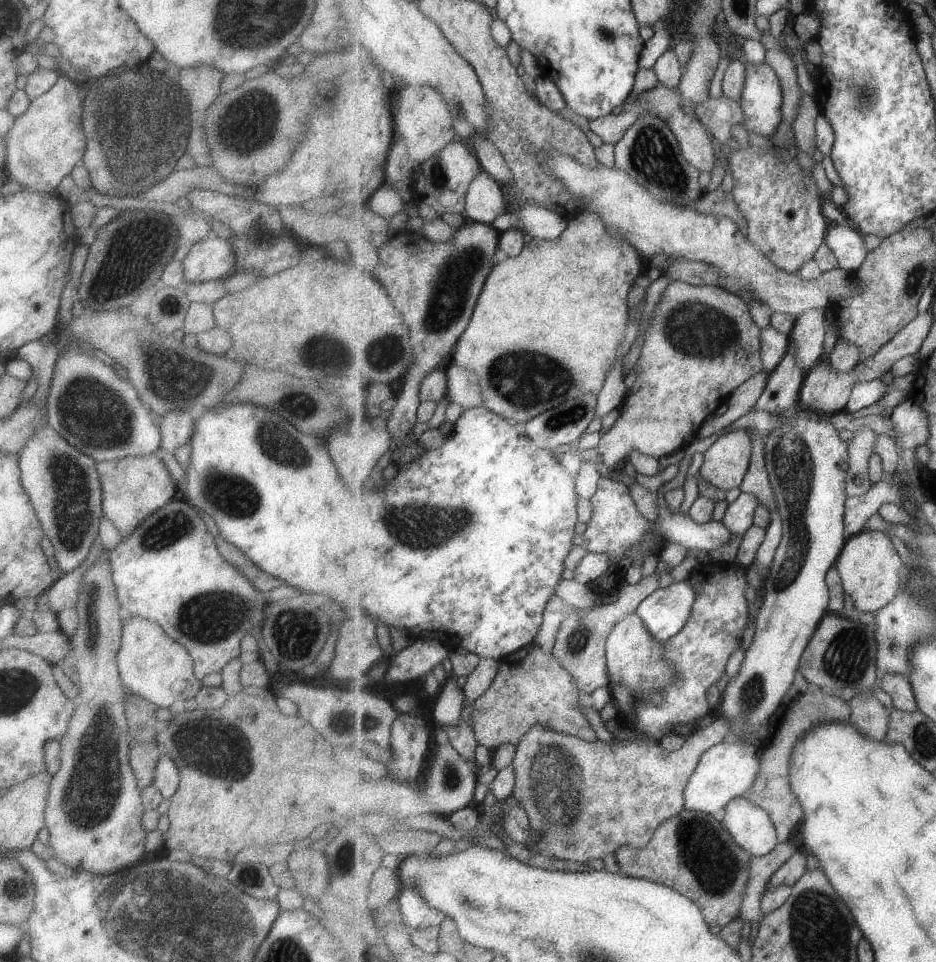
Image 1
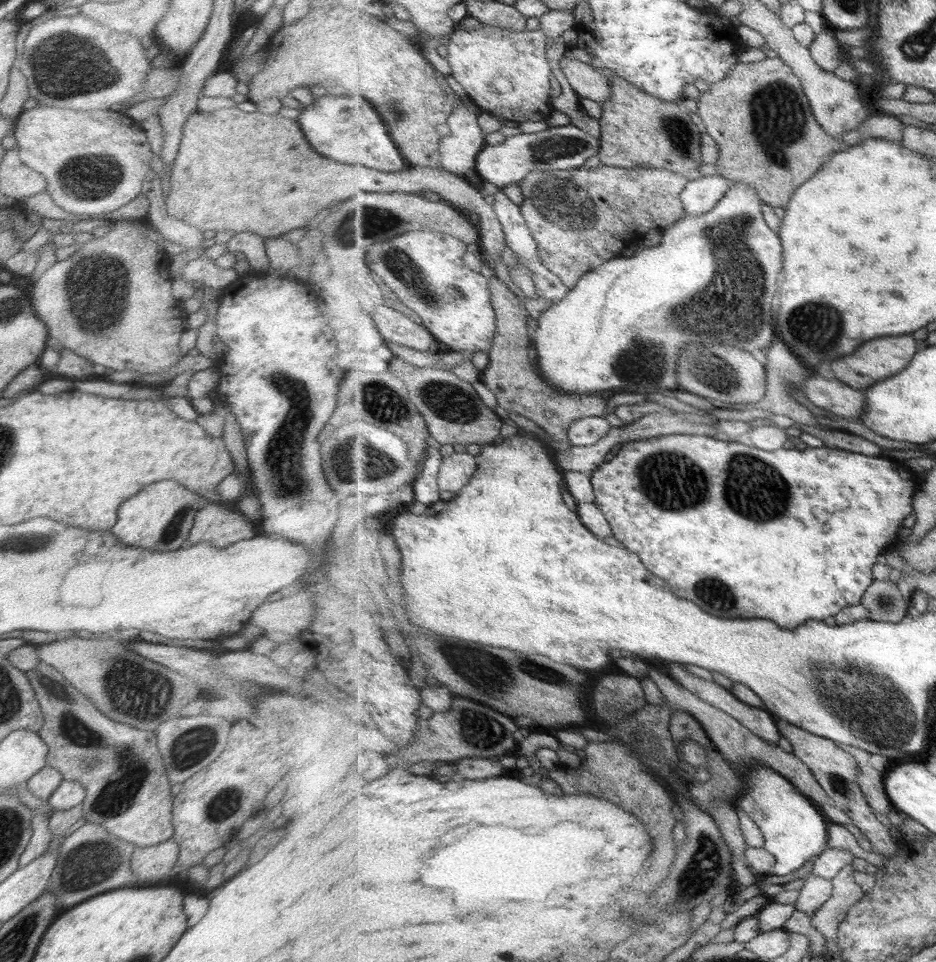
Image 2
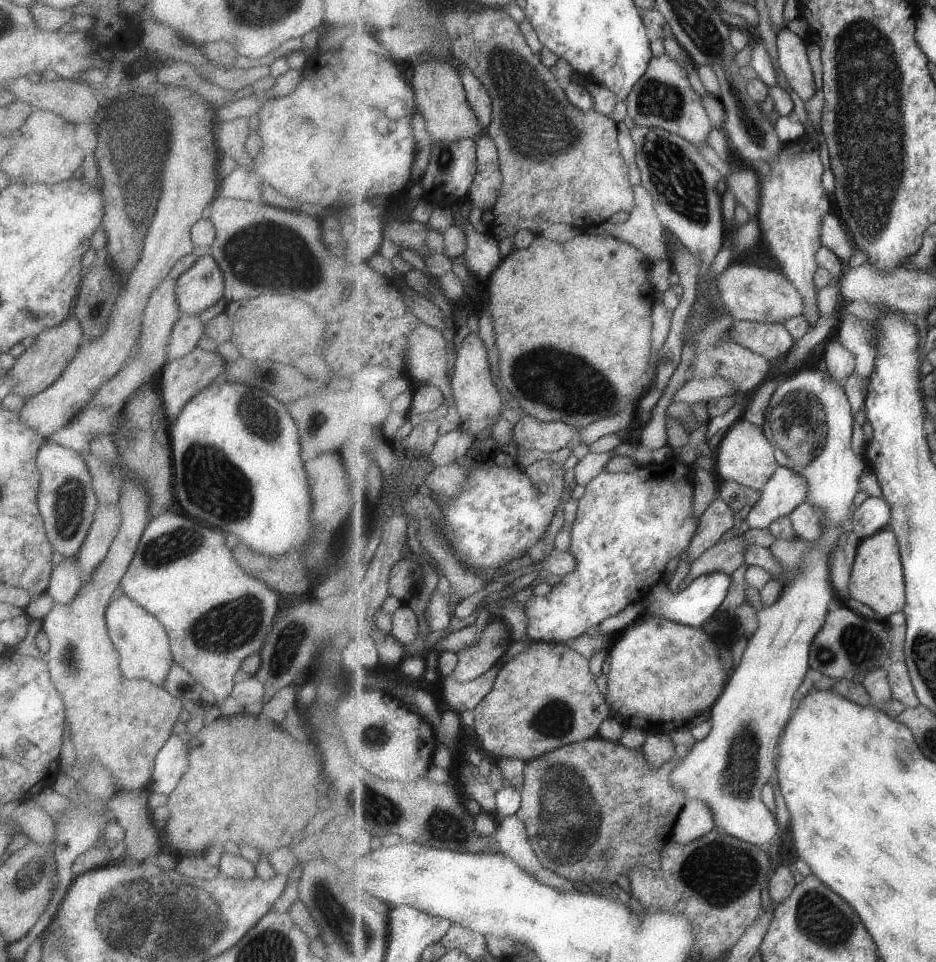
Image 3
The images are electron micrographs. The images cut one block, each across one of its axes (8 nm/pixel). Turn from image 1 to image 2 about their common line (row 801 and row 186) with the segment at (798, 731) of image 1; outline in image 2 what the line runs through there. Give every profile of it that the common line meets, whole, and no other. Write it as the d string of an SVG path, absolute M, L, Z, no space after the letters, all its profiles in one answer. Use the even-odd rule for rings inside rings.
M768 57L754 63L737 63L729 77L717 81L707 91L700 93L697 102L698 116L702 119L706 131L720 146L718 174L731 182L745 182L757 190L763 202L773 207L789 207L793 195L805 182L820 172L820 168L833 159L835 153L842 152L837 138L829 135L813 113L804 83L796 71L781 57Z

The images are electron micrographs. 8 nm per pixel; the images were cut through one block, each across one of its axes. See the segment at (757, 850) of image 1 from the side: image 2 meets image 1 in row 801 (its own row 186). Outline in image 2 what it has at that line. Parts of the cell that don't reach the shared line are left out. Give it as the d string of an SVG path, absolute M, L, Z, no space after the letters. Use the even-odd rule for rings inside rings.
M733 182L729 192L725 194L715 209L697 216L688 214L679 222L662 230L664 235L659 245L639 247L630 258L619 256L605 262L603 266L589 270L580 278L577 286L570 289L569 294L562 301L551 304L536 322L534 349L542 379L567 395L599 394L604 390L613 390L613 388L618 390L677 388L679 386L679 382L677 382L677 352L685 344L697 342L697 338L705 338L705 336L713 338L715 336L723 344L739 346L749 352L769 348L769 344L775 340L775 328L771 324L773 322L771 308L773 308L773 298L779 292L779 280L781 280L779 274L783 268L783 246L781 246L780 233L775 233L765 220L764 204L763 198L757 194L757 190L753 186L749 186L745 182ZM735 248L737 248L737 252L743 252L739 248L745 248L747 252L751 252L751 256L733 254Z

